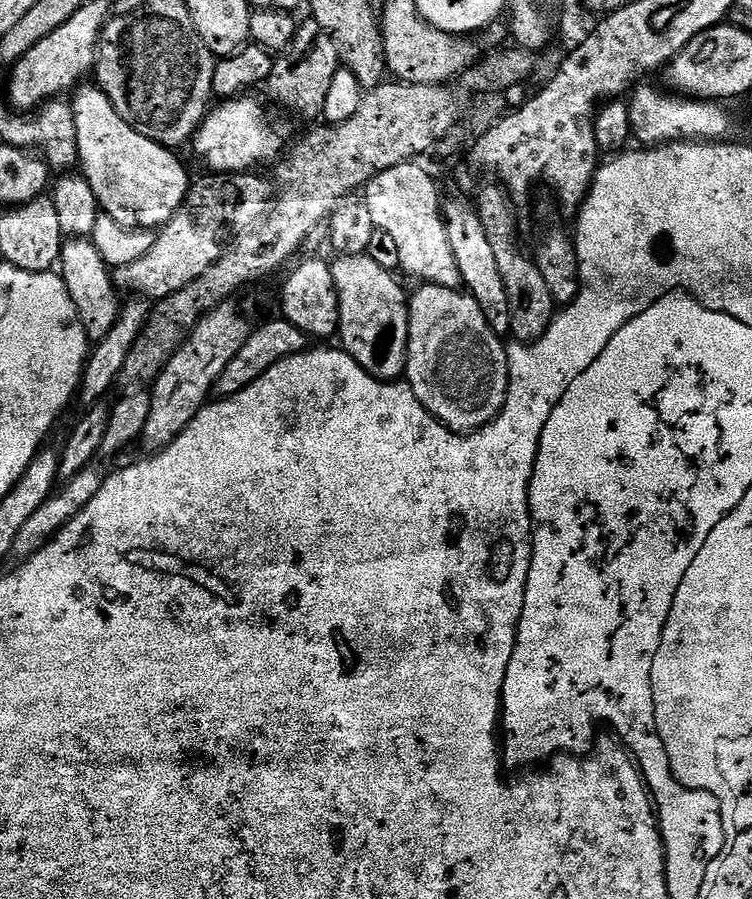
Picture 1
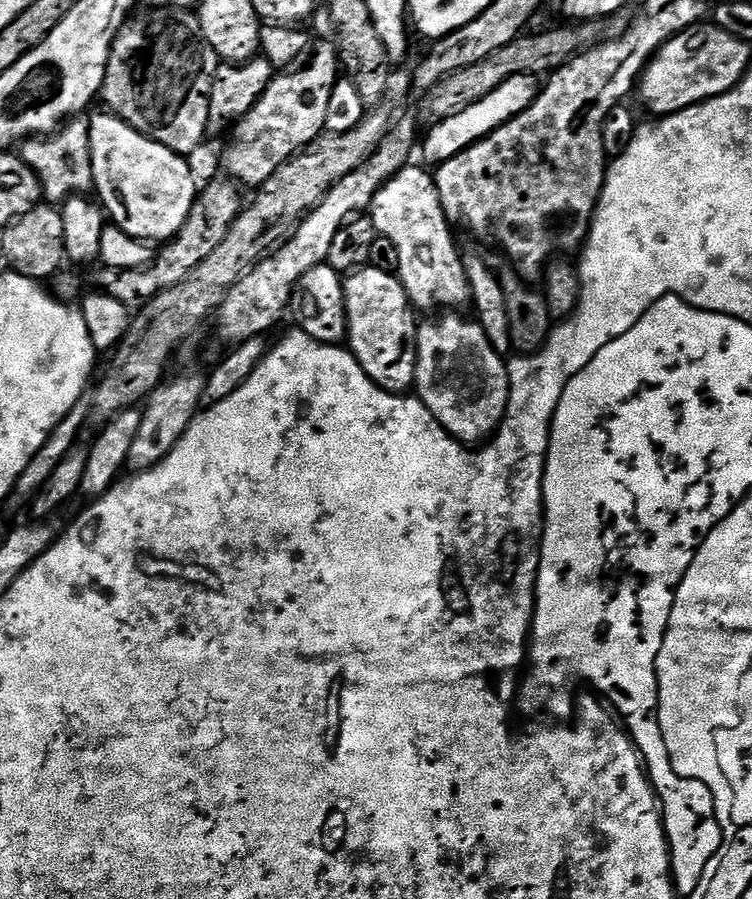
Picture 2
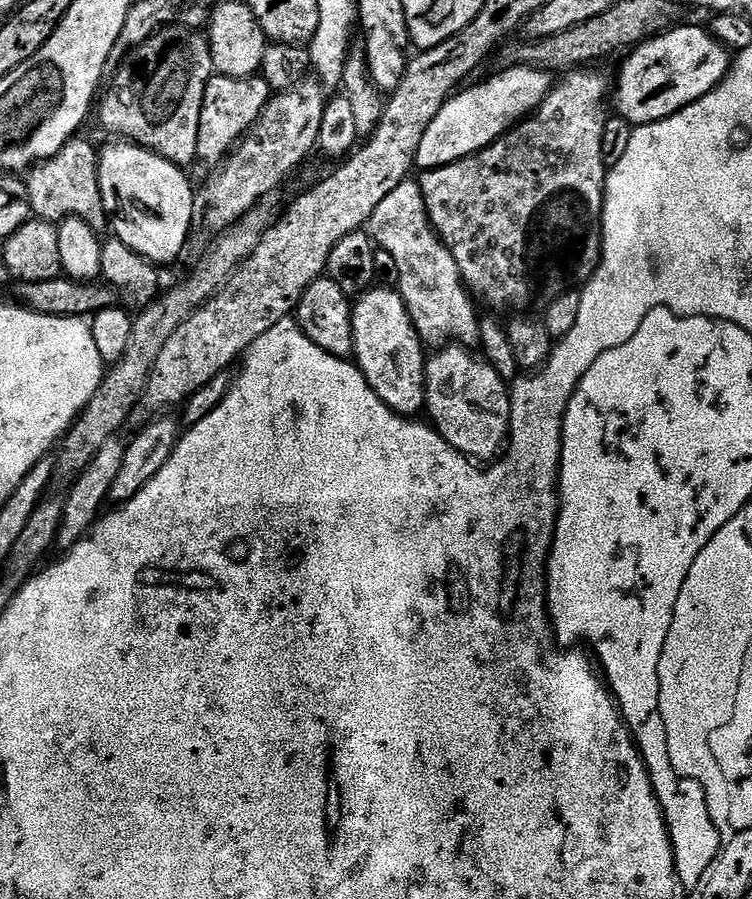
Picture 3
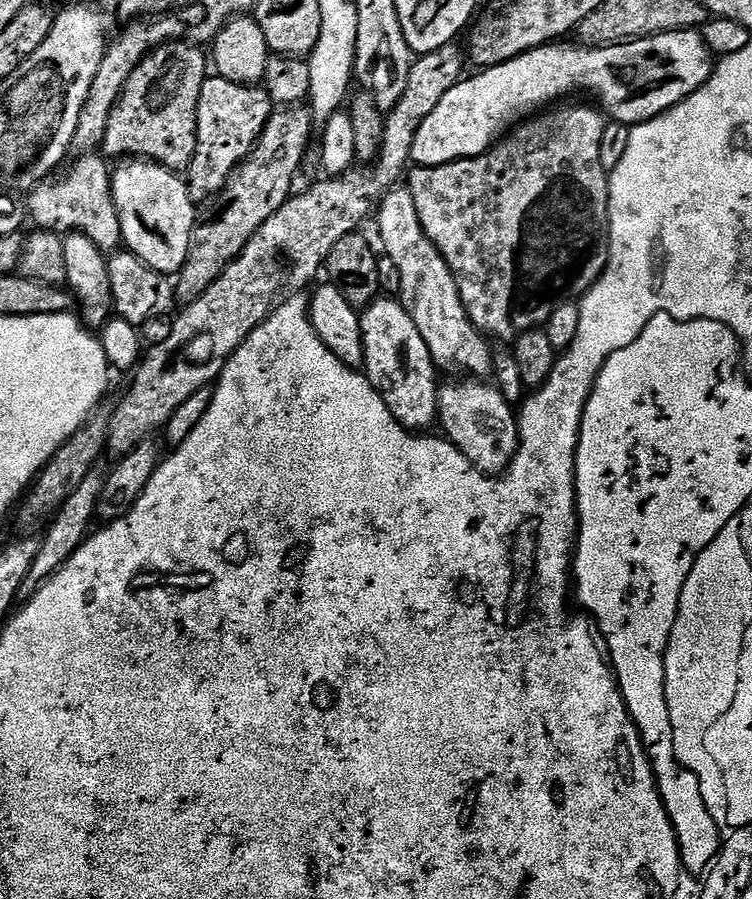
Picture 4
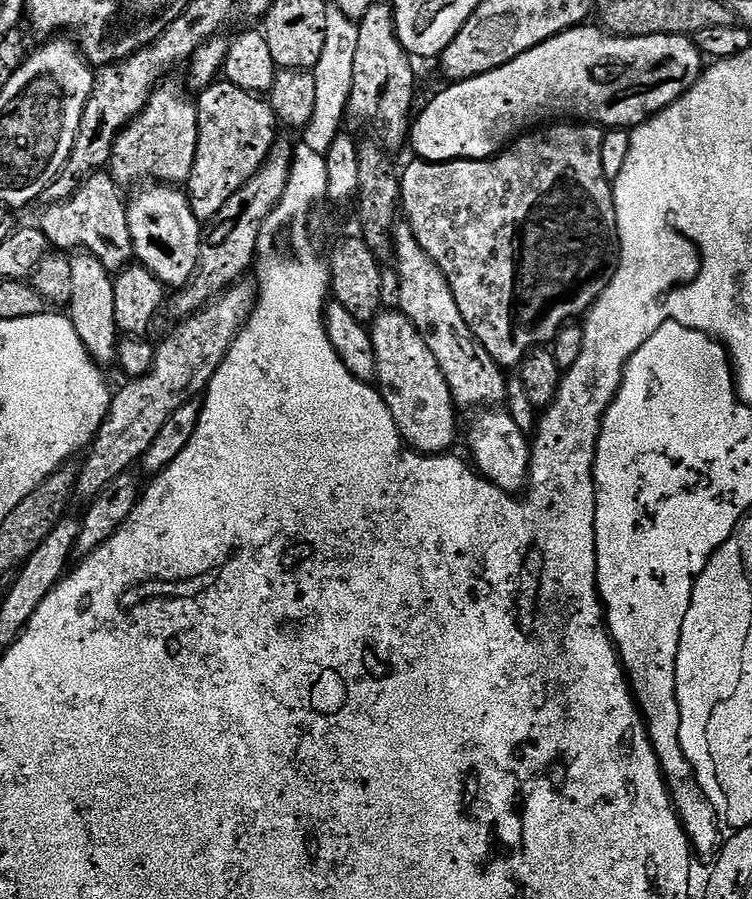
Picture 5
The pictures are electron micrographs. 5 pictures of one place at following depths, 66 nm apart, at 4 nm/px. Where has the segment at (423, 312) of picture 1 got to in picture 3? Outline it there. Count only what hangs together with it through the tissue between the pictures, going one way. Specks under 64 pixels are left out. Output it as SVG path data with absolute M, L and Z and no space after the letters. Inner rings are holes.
M455 342L441 347L427 357L424 366L424 402L426 416L436 433L454 450L461 452L476 462L492 462L505 451L510 430L510 410L512 398L510 388L499 376L497 370L483 355L475 356L473 349Z

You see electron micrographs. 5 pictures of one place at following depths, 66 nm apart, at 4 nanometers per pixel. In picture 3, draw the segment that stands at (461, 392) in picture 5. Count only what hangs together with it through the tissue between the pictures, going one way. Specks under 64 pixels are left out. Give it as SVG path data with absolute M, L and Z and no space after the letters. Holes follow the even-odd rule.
M415 179L403 180L393 192L382 198L370 221L370 235L379 247L385 248L395 259L398 291L406 302L406 310L421 341L428 346L444 346L449 342L461 346L479 345L480 321L474 297L464 286L454 254L450 254L432 227L424 195Z

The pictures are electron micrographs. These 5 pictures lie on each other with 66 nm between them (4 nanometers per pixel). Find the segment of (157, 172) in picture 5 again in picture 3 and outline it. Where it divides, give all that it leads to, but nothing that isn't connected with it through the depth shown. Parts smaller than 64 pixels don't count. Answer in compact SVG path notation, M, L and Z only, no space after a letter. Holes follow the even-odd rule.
M173 22L165 27L159 28L152 36L146 38L142 43L137 44L131 52L123 57L124 61L120 64L120 69L112 76L112 85L107 88L103 96L98 102L98 112L100 108L100 120L112 132L117 132L117 137L123 138L125 141L139 144L141 148L148 148L151 152L156 152L159 156L164 156L172 164L188 166L191 160L197 159L196 151L198 150L198 122L202 118L202 98L206 98L206 86L210 82L210 78L214 74L212 67L212 51L208 45L207 35L203 31L197 30L195 27L185 26L180 22Z

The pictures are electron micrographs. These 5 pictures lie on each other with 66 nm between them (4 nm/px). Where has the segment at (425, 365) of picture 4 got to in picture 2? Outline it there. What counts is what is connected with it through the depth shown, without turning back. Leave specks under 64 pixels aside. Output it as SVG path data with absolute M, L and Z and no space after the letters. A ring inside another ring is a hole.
M371 266L353 271L344 280L344 305L348 315L346 344L364 373L387 392L407 393L416 382L418 319L399 275Z

